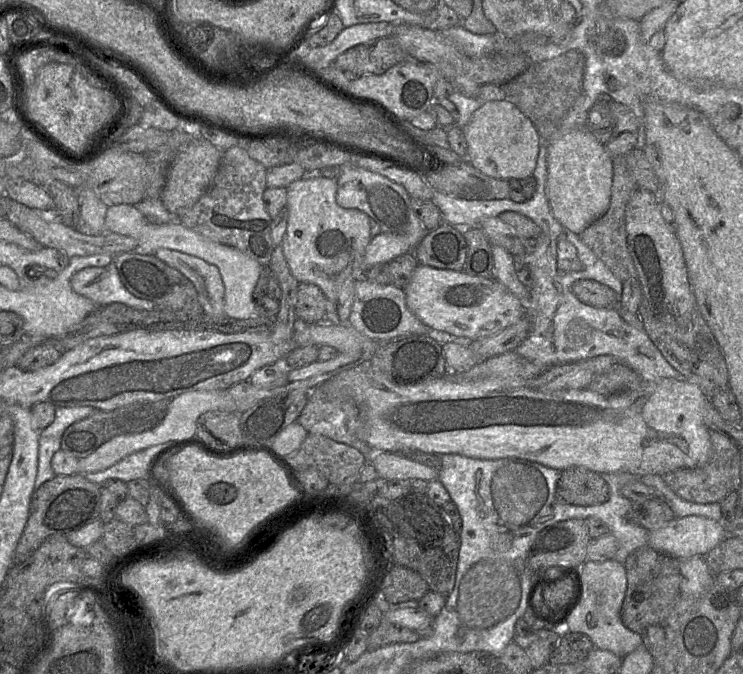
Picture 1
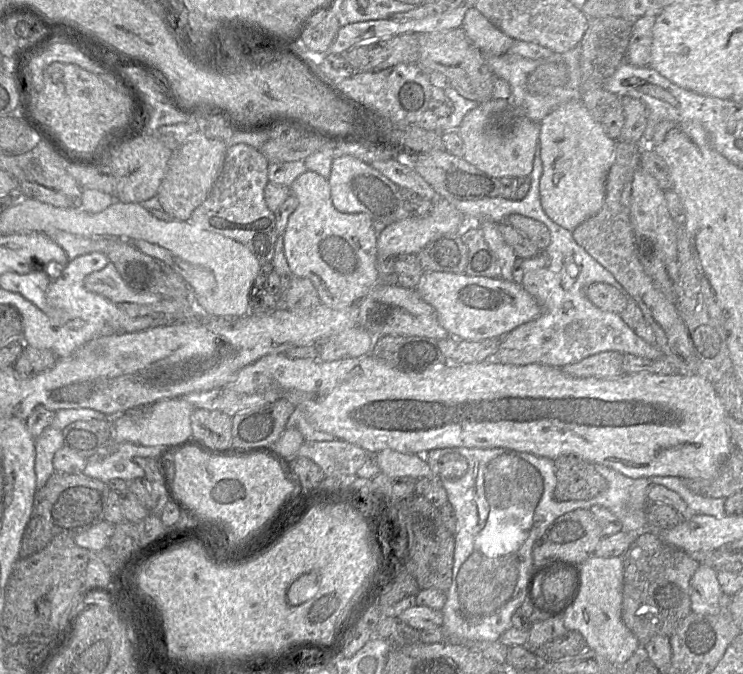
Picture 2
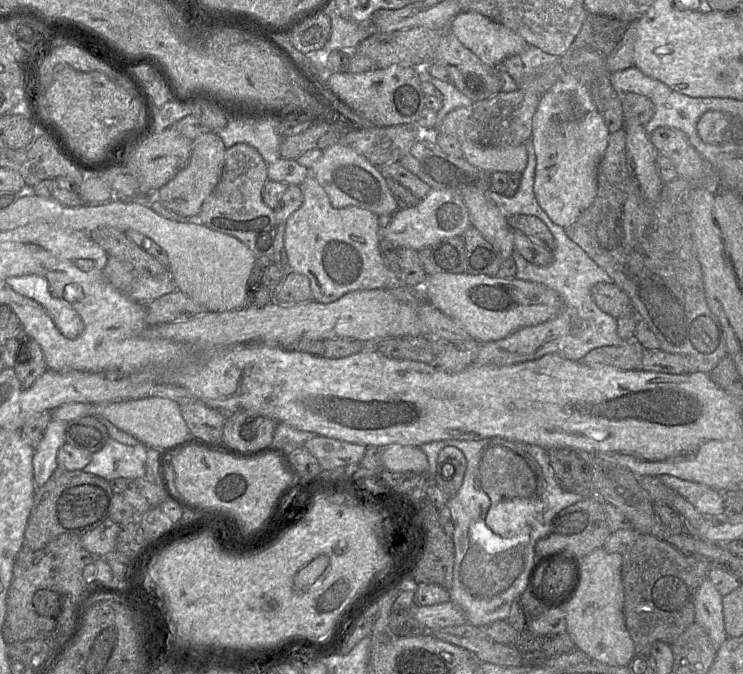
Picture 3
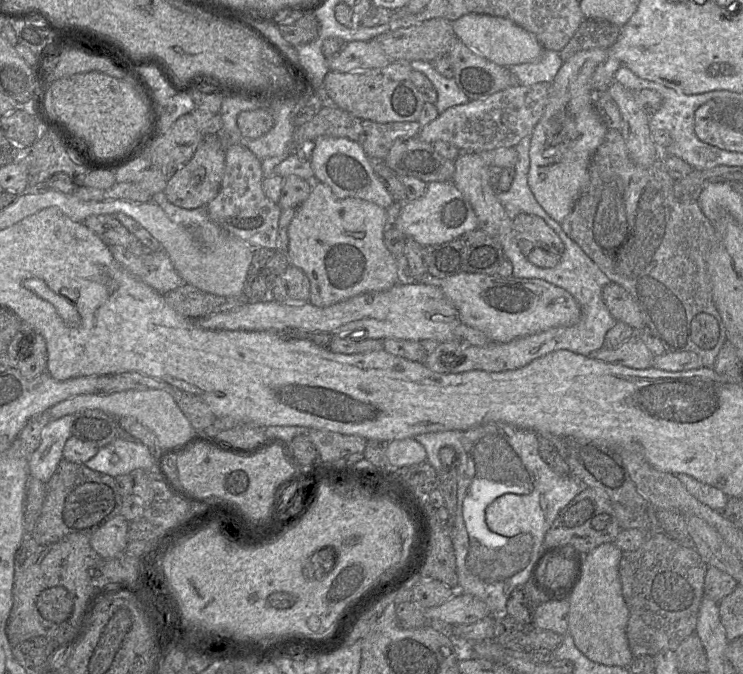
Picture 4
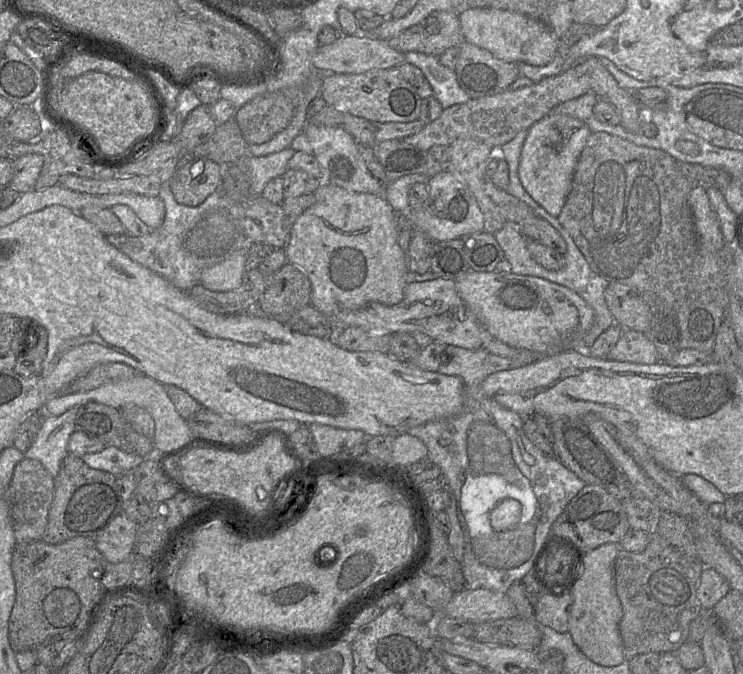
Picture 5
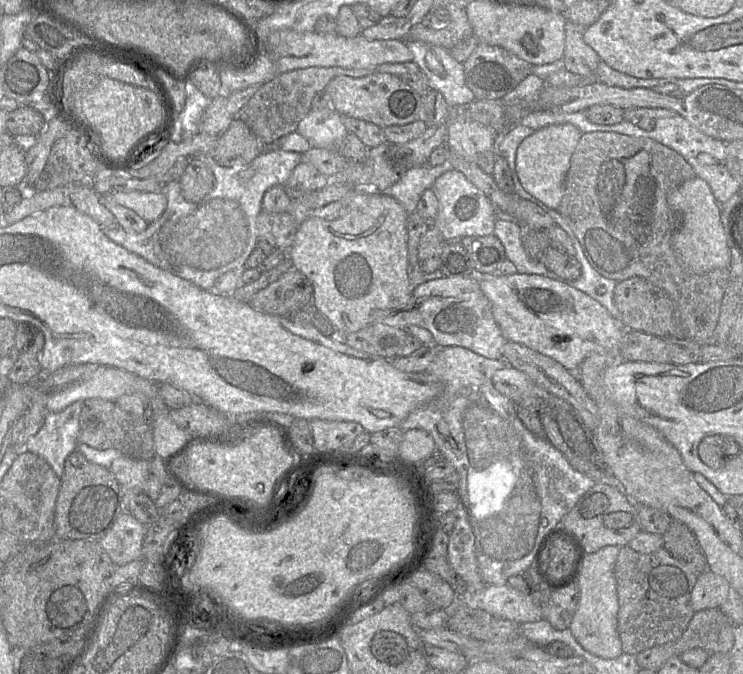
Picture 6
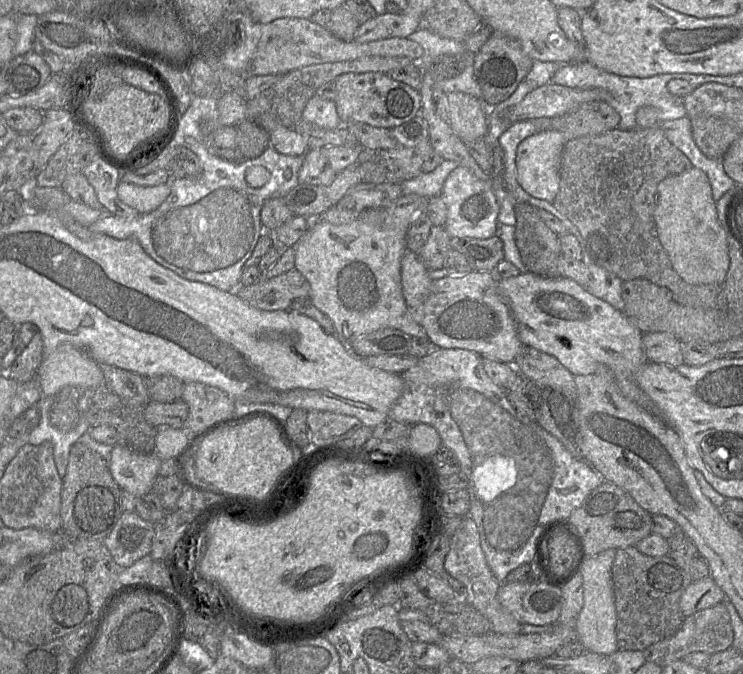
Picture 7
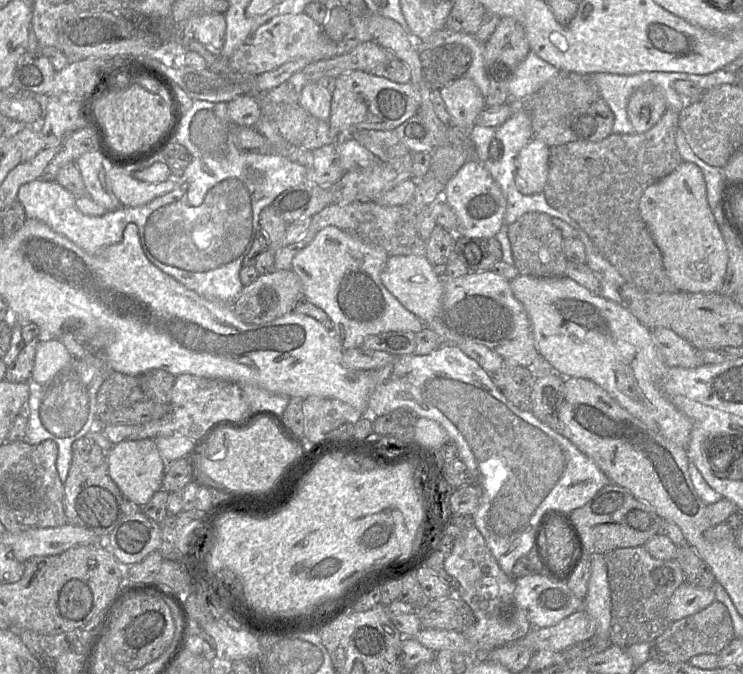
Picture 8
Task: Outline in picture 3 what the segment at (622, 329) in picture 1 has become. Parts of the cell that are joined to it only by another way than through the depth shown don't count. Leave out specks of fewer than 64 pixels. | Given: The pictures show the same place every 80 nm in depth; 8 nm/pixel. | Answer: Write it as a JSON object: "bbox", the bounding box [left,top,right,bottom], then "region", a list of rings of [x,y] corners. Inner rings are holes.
{"bbox":[473,138,624,366],"region":[[[531,138],[525,143],[528,161],[521,173],[521,183],[512,197],[507,197],[489,190],[489,198],[506,216],[531,215],[539,218],[550,230],[555,238],[553,261],[548,266],[531,264],[514,250],[511,259],[516,264],[515,277],[519,280],[542,284],[554,290],[562,300],[562,310],[554,318],[535,325],[522,328],[507,337],[480,344],[473,366],[508,366],[539,359],[547,354],[557,354],[571,361],[581,361],[590,351],[604,346],[619,346],[624,344],[617,335],[617,319],[603,312],[594,302],[591,289],[598,283],[614,281],[601,269],[576,243],[566,235],[564,228],[556,225],[540,207],[534,194],[534,177],[536,155]]]}

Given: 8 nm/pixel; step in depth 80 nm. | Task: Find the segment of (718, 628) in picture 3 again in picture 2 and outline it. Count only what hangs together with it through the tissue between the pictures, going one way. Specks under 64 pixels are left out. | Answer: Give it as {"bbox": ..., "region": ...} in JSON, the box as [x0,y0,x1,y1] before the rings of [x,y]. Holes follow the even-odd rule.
{"bbox":[691,564,725,615],"region":[[[700,564],[691,579],[691,610],[698,614],[713,615],[720,610],[725,596],[717,580],[717,571]]]}

